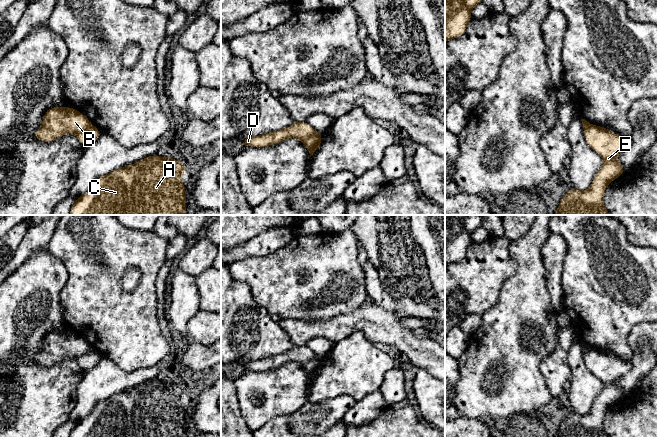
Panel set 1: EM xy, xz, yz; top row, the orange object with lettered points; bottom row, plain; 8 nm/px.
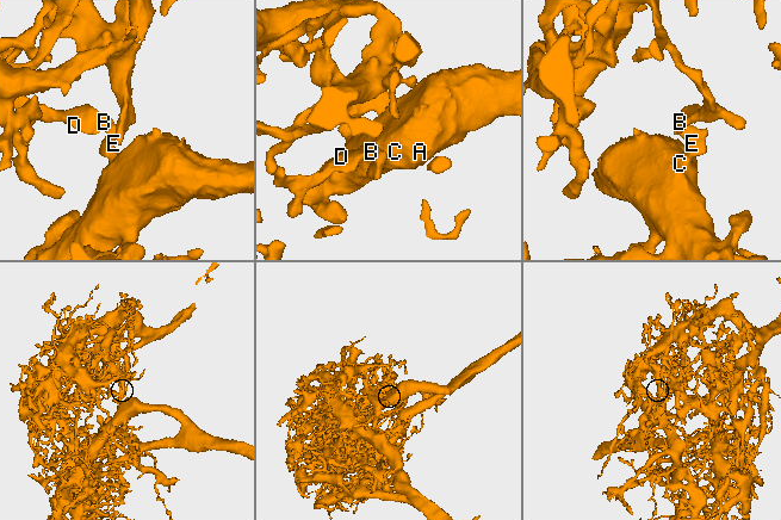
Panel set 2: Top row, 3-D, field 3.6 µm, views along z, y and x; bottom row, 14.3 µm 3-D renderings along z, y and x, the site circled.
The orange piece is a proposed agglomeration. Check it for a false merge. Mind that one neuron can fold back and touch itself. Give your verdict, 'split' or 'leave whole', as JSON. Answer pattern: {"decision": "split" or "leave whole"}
{"decision": "split"}

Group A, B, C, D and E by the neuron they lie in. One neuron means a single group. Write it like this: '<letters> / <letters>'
A C E / B D

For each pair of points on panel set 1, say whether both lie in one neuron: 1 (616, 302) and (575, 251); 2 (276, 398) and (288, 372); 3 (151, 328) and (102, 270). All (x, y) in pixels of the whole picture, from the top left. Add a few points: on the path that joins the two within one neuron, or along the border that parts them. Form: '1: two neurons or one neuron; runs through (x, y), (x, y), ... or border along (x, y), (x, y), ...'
1: one neuron; runs through (609, 289), (609, 285), (588, 264)
2: one neuron; runs through (281, 392), (288, 385), (288, 378)
3: one neuron; runs through (137, 314), (111, 288), (111, 284)

